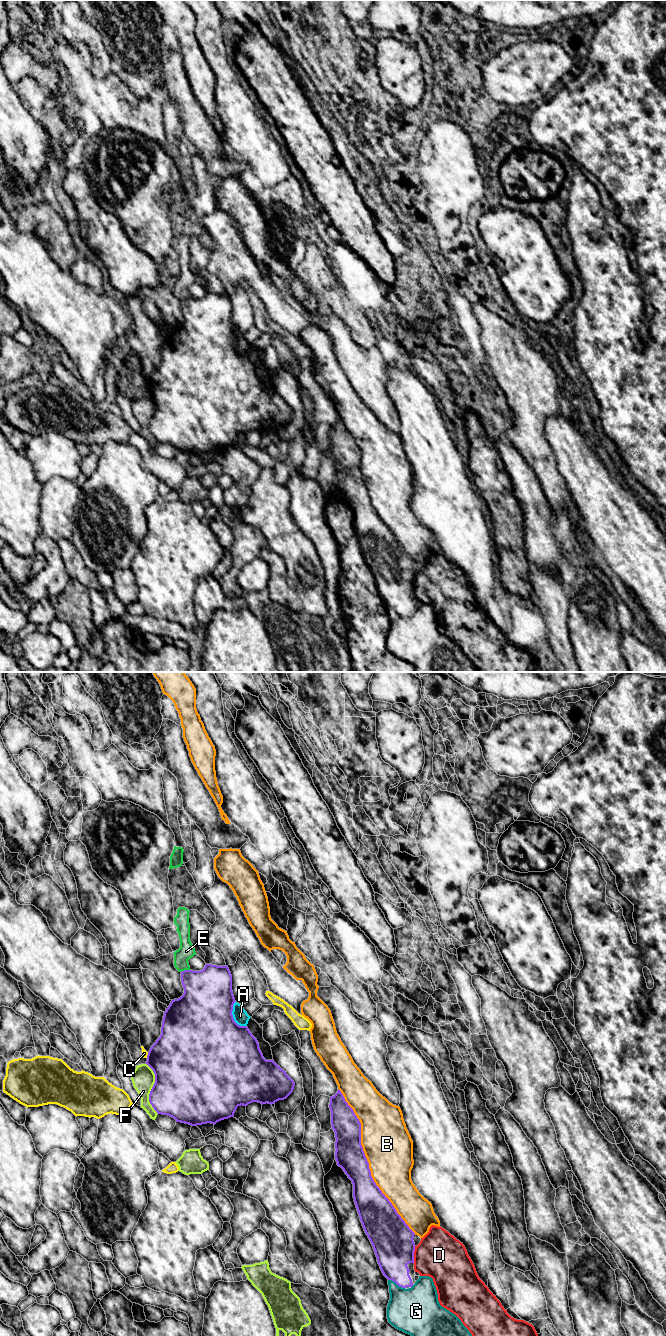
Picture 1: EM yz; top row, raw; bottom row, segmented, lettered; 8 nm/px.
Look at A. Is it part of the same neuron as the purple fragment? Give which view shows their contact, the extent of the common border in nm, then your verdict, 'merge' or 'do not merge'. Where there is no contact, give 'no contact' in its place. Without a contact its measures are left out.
contact in yz; length 220 nm; do not merge

